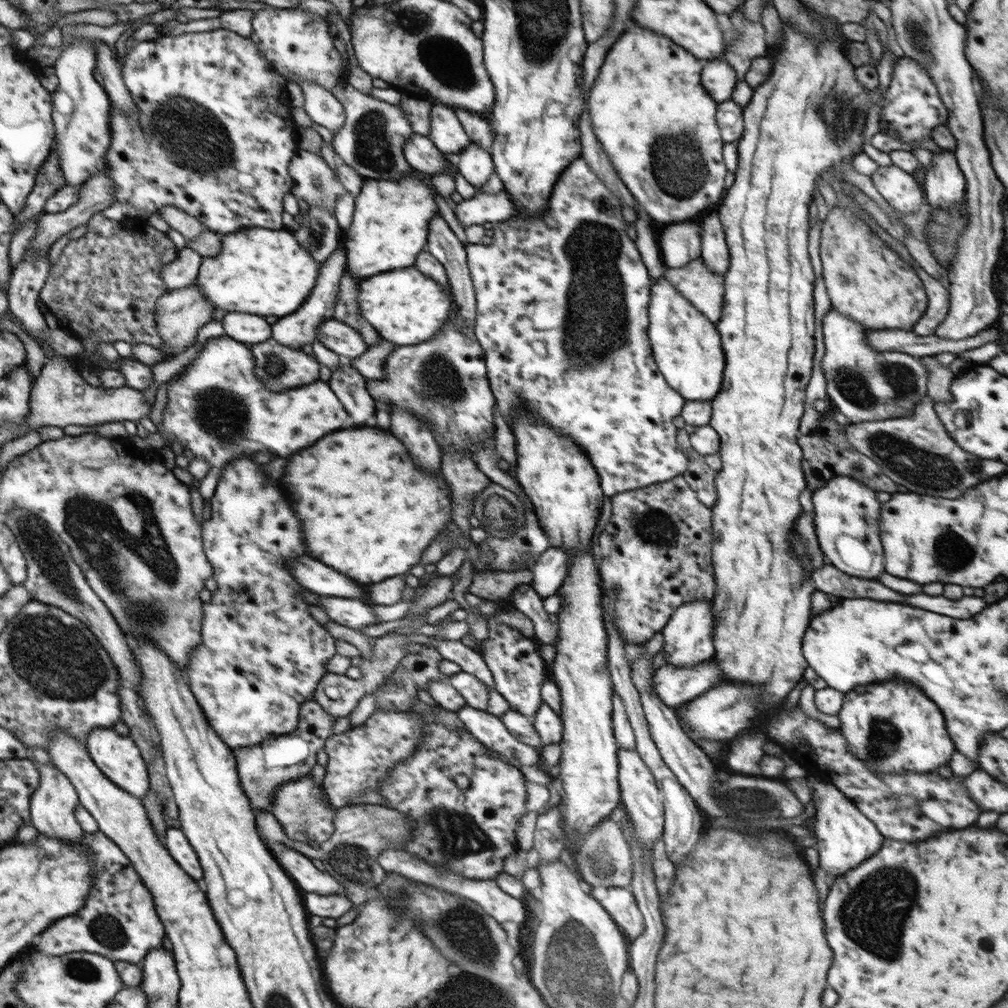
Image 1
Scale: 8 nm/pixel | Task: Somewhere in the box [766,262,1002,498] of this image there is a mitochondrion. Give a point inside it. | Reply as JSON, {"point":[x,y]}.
{"point":[915,465]}

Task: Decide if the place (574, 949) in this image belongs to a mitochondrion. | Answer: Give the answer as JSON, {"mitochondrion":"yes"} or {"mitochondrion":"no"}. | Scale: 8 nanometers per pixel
{"mitochondrion":"yes"}

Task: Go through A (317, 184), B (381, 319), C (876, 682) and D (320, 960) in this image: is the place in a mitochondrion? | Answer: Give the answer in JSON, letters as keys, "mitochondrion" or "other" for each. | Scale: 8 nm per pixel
{"A":"mitochondrion","B":"other","C":"other","D":"other"}

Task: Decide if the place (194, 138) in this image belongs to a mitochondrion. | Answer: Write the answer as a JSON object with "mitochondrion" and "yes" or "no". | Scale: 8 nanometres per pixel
{"mitochondrion":"yes"}

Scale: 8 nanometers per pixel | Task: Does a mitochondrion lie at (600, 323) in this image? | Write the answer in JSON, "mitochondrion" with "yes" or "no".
{"mitochondrion":"yes"}

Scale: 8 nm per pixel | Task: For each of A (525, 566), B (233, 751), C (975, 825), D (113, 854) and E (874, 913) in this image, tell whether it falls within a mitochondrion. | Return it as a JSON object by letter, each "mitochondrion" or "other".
{"A":"other","B":"other","C":"other","D":"other","E":"mitochondrion"}

